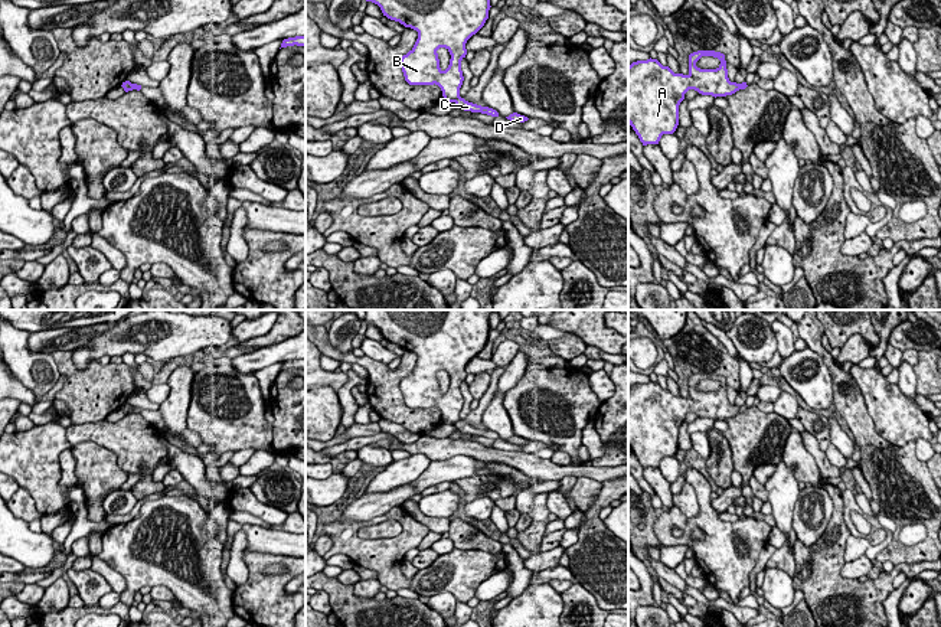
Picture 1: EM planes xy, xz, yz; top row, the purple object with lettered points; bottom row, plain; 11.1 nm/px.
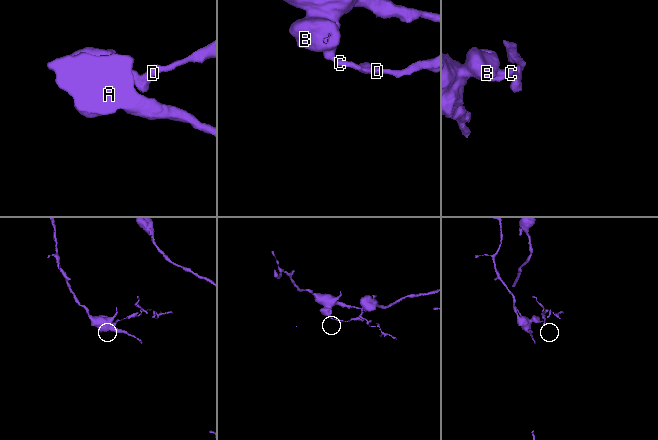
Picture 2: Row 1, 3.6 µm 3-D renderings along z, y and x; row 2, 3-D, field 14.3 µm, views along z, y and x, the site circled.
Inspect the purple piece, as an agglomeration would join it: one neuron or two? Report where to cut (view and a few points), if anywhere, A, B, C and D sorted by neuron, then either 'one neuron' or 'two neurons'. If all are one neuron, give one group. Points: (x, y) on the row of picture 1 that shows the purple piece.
cut in xz along (460, 97), (453, 101); A B / C D; two neurons

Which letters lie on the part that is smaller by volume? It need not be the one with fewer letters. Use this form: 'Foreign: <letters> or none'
Foreign: C, D

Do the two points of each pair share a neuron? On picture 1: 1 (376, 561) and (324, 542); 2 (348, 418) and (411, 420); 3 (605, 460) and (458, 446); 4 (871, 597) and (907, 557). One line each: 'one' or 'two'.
1: two
2: two
3: two
4: two

